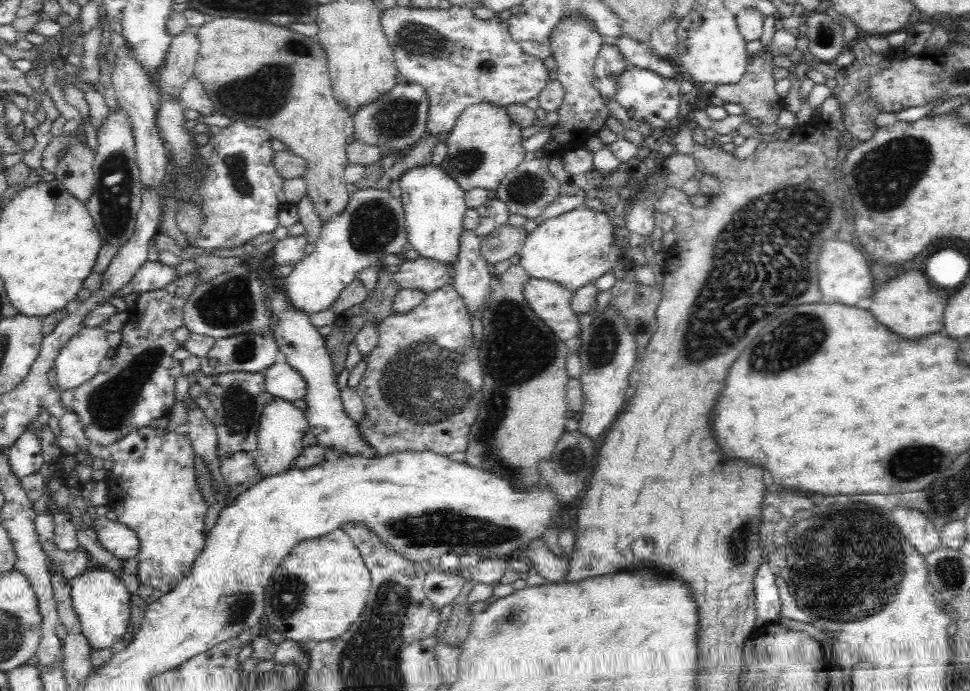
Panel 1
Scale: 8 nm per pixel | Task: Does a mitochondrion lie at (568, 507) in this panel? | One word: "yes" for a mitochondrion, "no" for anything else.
no

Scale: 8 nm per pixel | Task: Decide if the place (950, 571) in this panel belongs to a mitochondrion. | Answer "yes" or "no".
yes

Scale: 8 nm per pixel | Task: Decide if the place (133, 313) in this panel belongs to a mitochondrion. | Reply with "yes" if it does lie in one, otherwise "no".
no

